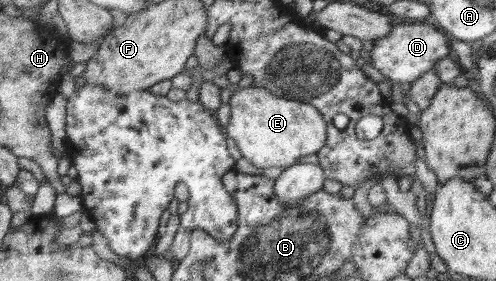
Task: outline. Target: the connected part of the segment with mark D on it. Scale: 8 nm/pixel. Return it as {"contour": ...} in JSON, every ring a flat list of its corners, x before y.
{"contour":[[423,21,392,25,388,34,373,40,369,56,372,61,369,67,378,77,399,84,417,81,422,73,432,71,440,58,454,57,441,30]]}

